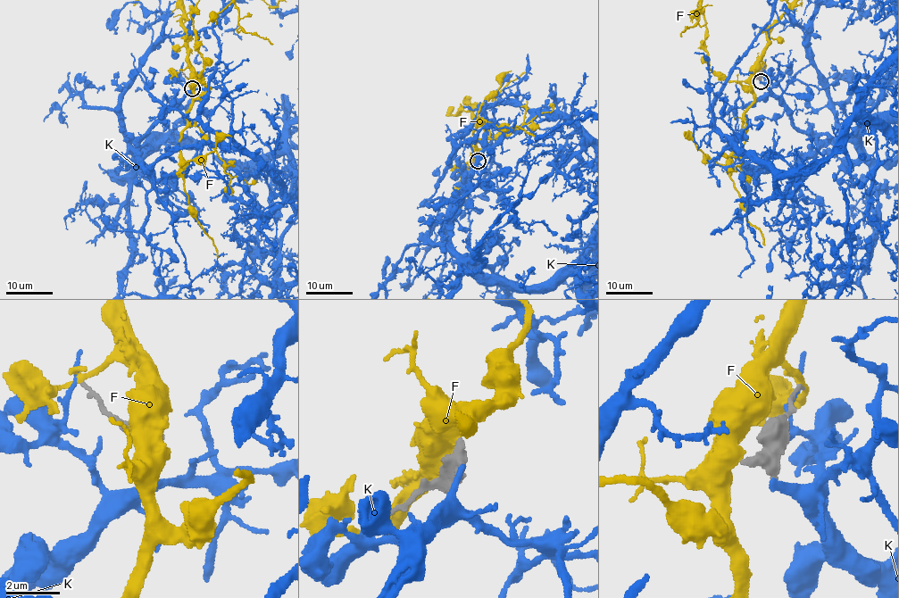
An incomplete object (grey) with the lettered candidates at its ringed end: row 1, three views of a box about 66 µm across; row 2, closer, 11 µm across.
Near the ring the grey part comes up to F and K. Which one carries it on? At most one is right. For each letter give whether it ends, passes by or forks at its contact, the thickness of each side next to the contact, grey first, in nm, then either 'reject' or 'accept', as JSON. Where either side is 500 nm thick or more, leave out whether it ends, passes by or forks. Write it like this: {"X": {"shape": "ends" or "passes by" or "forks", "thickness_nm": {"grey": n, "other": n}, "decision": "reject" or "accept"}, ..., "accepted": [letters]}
{"F": {"thickness_nm": {"grey": 400, "other": 650}, "decision": "reject"}, "K": {"shape": "ends", "thickness_nm": {"grey": 320, "other": 280}, "decision": "reject"}, "accepted": []}

